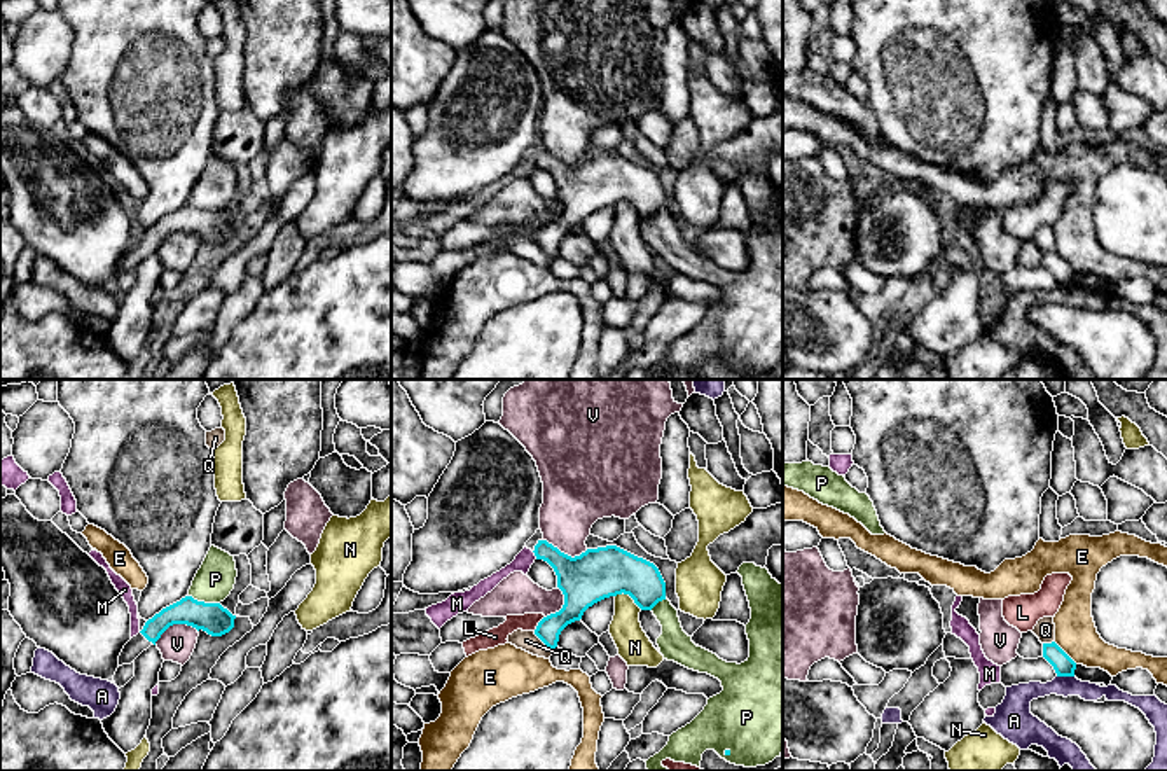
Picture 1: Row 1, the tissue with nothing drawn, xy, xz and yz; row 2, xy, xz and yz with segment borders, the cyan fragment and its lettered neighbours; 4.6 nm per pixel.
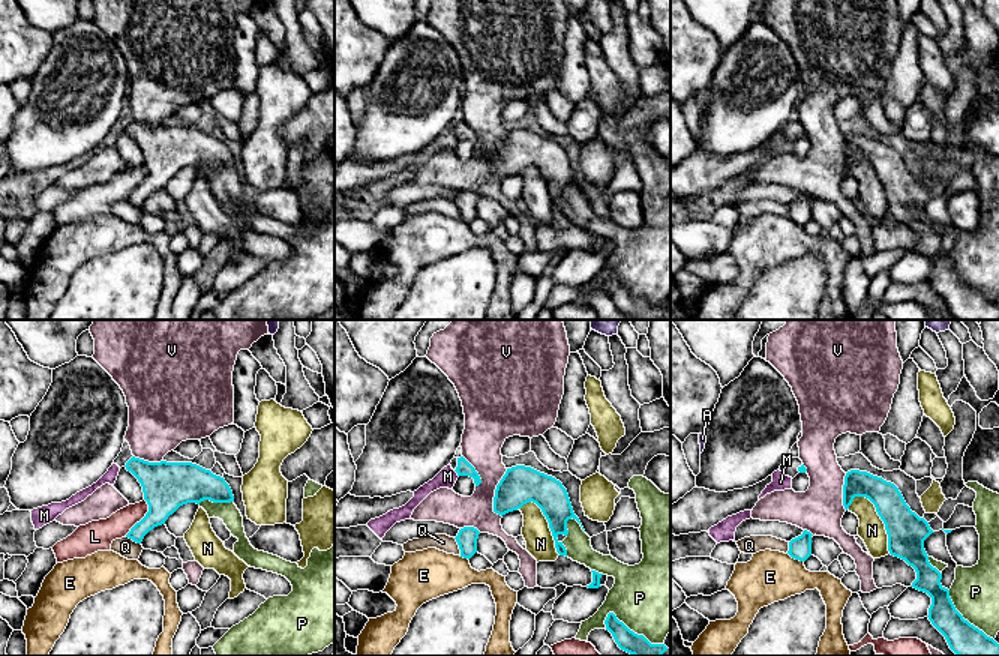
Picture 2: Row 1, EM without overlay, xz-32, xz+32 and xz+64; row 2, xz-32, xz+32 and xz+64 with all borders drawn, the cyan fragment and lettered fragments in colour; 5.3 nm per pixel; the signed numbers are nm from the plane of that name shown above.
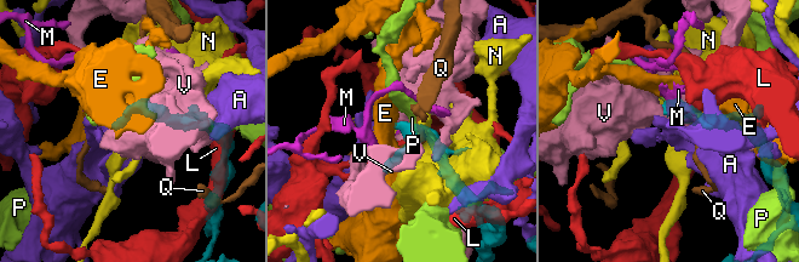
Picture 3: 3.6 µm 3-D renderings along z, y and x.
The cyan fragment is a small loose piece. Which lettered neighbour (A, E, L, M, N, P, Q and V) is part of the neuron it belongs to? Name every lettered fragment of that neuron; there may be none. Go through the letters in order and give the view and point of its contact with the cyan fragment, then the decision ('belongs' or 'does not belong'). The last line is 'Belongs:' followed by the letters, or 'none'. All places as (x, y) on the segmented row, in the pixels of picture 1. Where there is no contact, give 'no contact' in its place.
A: meets cyan in yz at (1066, 675); does not belong
E: meets cyan in yz at (1064, 652); does not belong
L: meets cyan in xz at (538, 623); does not belong
M: meets cyan in xz at (535, 555); does not belong
N: meets cyan in xz at (629, 595); does not belong
P: meets cyan in xy at (203, 602); does not belong
Q: meets cyan in xz at (544, 642); does not belong
V: meets cyan in xy at (175, 623); does not belong
Belongs: none

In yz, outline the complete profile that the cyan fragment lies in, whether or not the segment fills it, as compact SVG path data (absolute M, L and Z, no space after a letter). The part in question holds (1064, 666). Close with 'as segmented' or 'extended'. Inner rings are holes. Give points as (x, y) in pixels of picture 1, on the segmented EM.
M1043 643L1043 657L1053 666L1057 677L1074 677L1076 663L1055 643Z; as segmented

